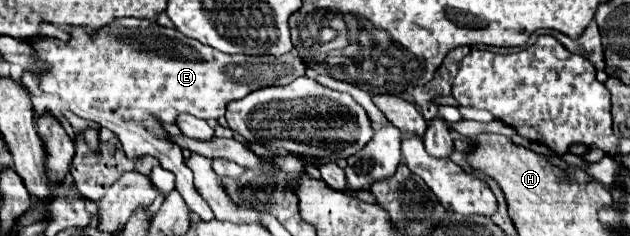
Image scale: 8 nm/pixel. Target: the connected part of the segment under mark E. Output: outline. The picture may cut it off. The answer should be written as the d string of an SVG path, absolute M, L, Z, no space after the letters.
M123 18L123 22L115 22L115 26L107 26L107 30L99 34L99 38L87 38L83 30L73 30L69 42L57 38L45 38L43 42L37 42L33 46L35 50L39 50L39 58L43 58L47 66L51 66L51 70L47 72L41 74L35 72L41 90L61 98L73 114L93 120L99 126L105 126L111 132L115 132L129 158L137 158L143 154L151 154L159 158L161 166L175 174L175 190L179 190L189 210L195 212L201 220L213 218L211 208L207 206L207 202L203 202L201 194L195 190L191 170L183 162L181 148L165 140L165 130L161 124L175 124L177 116L183 112L203 120L217 120L225 116L225 106L231 100L243 98L249 92L259 90L263 86L285 86L293 82L297 76L305 76L307 72L305 62L293 52L287 52L283 56L223 54L219 50L211 50L209 46L203 46L201 42L187 38L185 34L179 34L179 30L175 28L163 28L155 22L135 20L135 18Z

